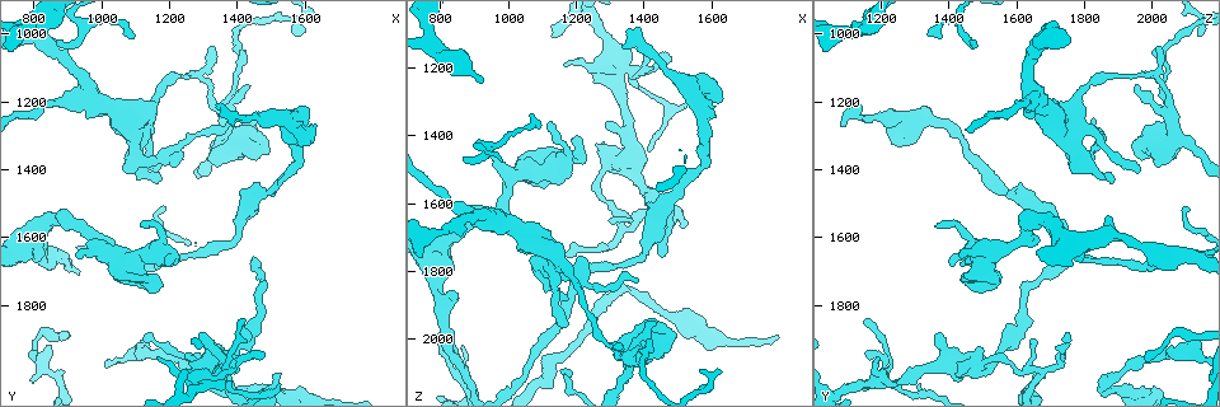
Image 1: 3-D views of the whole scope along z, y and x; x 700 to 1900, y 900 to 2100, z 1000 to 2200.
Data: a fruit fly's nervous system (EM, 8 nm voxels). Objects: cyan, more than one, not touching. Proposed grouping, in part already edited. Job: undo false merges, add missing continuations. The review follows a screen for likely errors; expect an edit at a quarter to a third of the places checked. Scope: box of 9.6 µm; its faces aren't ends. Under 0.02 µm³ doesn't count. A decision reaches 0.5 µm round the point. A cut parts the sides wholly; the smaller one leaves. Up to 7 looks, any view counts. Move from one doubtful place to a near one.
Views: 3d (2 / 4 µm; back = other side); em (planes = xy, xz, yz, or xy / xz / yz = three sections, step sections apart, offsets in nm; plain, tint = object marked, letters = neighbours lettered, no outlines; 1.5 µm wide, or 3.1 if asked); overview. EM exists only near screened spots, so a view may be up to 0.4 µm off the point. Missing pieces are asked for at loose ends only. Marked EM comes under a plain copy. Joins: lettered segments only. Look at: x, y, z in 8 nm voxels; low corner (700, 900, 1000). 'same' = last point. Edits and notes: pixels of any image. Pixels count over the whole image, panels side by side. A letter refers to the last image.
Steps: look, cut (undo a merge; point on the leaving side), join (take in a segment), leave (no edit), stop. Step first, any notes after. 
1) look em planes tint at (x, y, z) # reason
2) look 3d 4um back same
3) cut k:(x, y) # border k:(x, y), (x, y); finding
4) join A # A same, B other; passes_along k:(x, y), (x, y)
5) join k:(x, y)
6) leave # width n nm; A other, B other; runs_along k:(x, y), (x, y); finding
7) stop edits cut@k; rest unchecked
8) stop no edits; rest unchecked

look 3d 4um at (1110, 1720, 1430) # free end

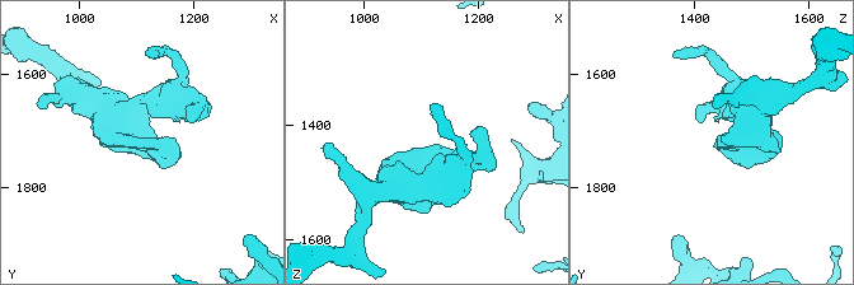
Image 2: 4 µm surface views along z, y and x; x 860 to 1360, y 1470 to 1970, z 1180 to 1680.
look em xy step 8 letters at (1095, 1725, 1440)

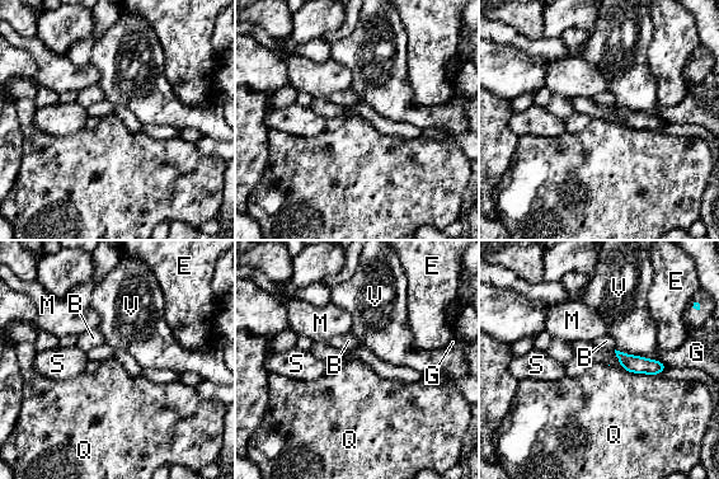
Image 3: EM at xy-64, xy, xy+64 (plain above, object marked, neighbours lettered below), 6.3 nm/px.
look em planes letters same

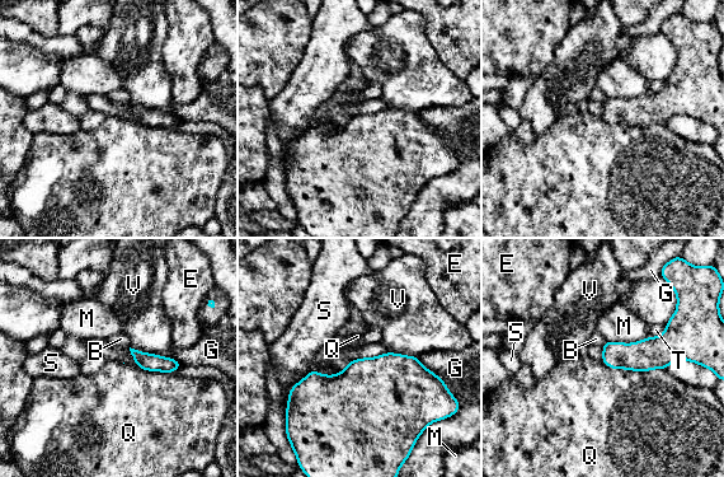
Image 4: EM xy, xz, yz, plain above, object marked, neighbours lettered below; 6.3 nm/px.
leave # B other, E other, G other, M other, Q other, S other, T other, V other; border 4:(601, 360), (611, 368), (664, 369); none of them fits

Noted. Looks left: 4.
look em yz step 4 tint at (1340, 1210, 1140) # branch stops here

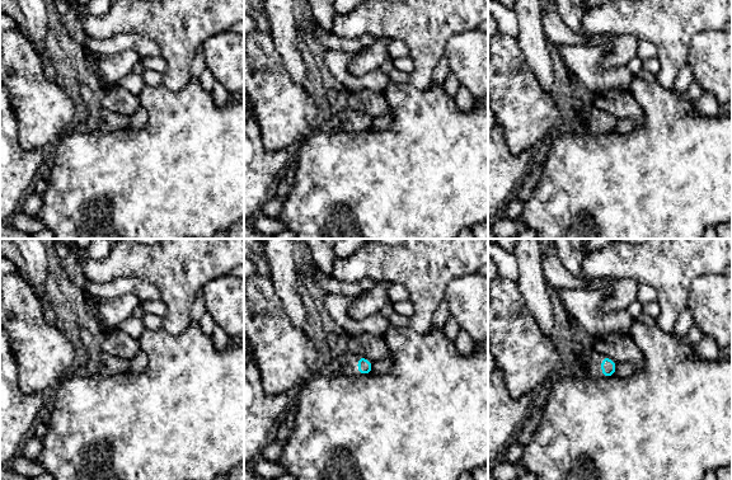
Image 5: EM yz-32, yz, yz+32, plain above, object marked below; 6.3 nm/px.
look em planes tint same # cut it another way

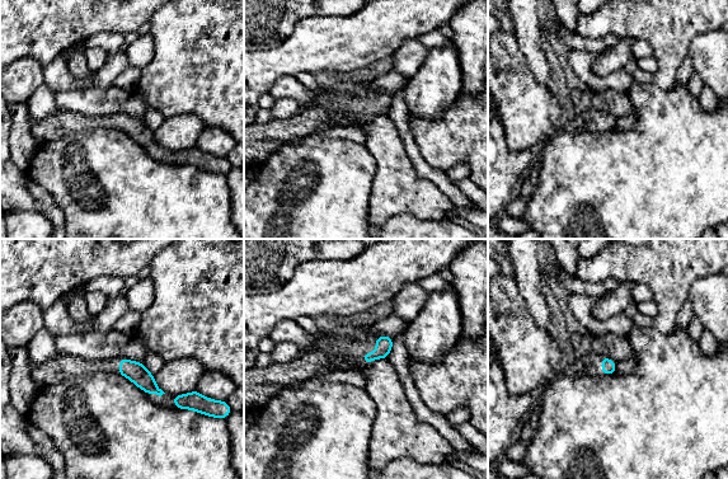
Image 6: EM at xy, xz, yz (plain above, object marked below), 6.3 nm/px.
look em planes letters same # what lies round it

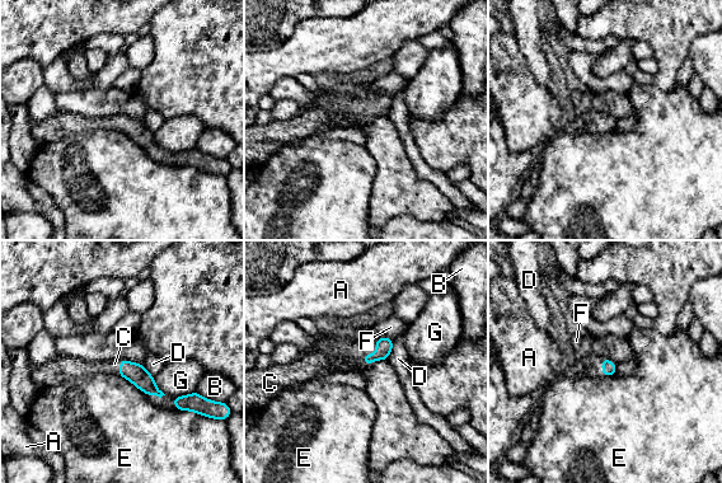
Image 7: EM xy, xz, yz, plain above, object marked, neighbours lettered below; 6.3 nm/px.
join C # A other, B other, C same, D other, E other, F other, G other; it goes on there

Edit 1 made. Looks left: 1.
stop edits join@7; rest unchecked

